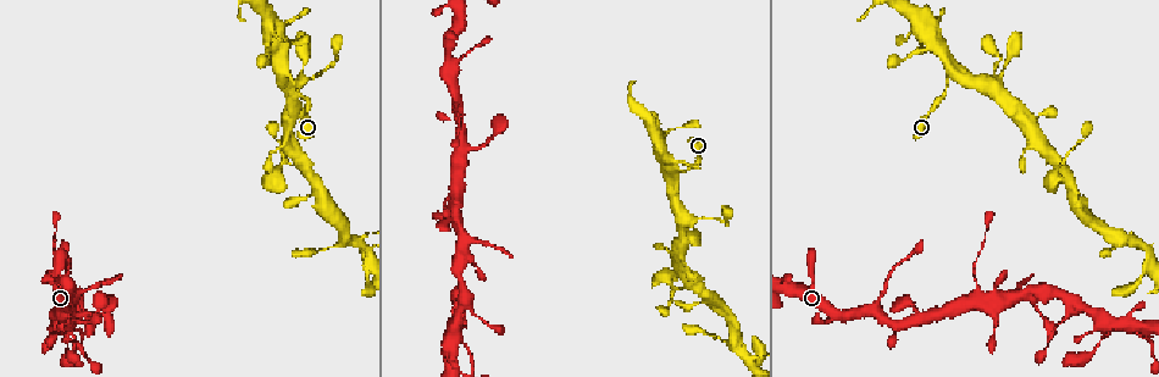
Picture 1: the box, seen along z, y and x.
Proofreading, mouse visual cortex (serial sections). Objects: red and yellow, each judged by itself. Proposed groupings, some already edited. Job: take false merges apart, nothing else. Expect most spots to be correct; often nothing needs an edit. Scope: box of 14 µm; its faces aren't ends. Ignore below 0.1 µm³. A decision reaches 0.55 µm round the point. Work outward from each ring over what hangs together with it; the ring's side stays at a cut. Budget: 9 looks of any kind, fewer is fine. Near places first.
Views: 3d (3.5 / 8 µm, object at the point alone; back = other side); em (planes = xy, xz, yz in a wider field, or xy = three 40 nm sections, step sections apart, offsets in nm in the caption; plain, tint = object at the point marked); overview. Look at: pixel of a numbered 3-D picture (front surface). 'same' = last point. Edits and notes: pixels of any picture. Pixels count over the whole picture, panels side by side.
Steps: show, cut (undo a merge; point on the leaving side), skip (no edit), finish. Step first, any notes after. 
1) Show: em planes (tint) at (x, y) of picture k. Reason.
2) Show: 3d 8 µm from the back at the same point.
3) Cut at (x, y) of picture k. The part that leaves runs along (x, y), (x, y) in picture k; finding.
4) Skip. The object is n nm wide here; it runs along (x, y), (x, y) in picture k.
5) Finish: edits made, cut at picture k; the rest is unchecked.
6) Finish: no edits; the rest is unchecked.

Show: 3d 3.5 µm from the back at (475, 314) of picture 1. Sudden change in width.

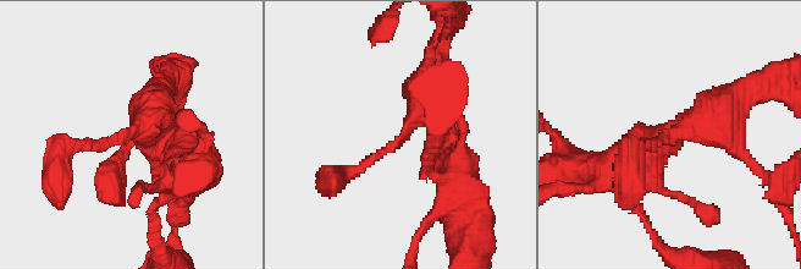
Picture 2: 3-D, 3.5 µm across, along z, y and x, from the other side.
Show: em xy step 1 (tint) at (679, 131) of picture 2. Shape alone is not enough.

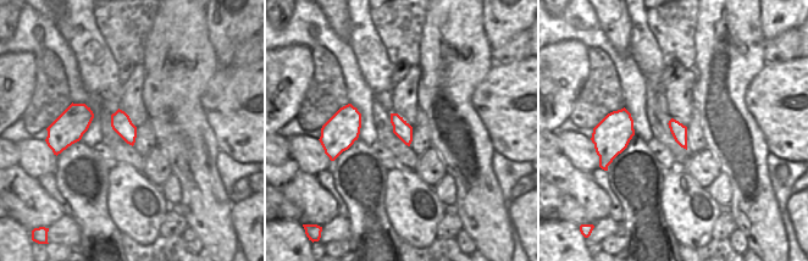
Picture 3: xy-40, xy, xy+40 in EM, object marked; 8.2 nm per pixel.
Show: em xy step 3 (tint) at the same point. Another direction.

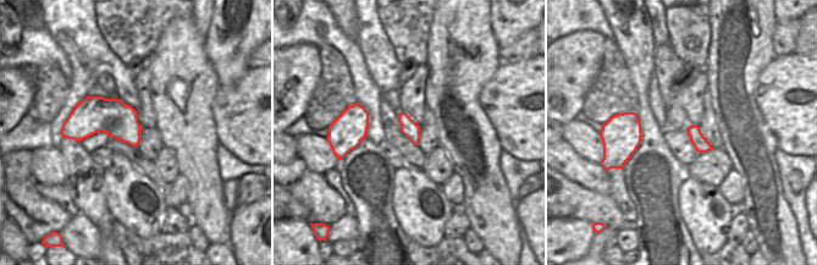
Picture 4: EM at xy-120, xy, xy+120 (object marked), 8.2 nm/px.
Skip. It runs along (435, 72), (404, 135), (341, 175) in picture 2; one cell here.

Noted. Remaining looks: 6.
Show: 3d 3.5 µm at (952, 71) of picture 1.

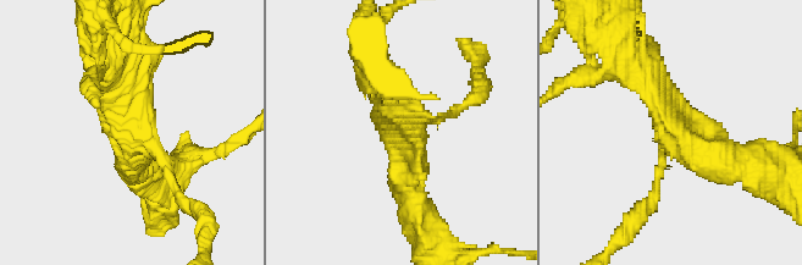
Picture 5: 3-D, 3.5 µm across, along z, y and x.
Show: em xy step 1 (tint) at (667, 137) of picture 5. 3 arms meet here; the arms are 150, 350, 450 nm wide.

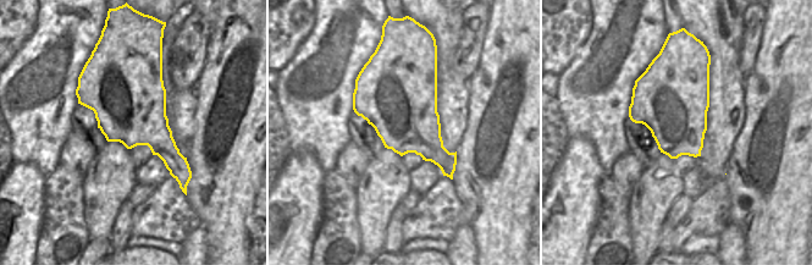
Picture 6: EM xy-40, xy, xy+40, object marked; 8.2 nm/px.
Skip. It runs along (459, 108), (407, 133), (410, 196) in picture 5; continuous, no second cell.

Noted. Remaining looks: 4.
Show: 3d 3.5 µm at (664, 282) of picture 1. Sharp bend.

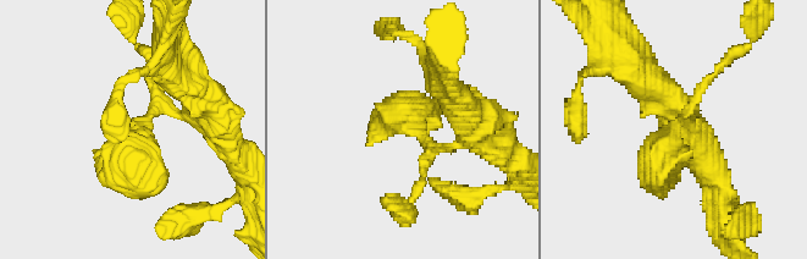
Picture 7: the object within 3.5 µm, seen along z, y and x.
Show: em xy step 1 (tint) at (407, 127) of picture 7. Need the tissue.

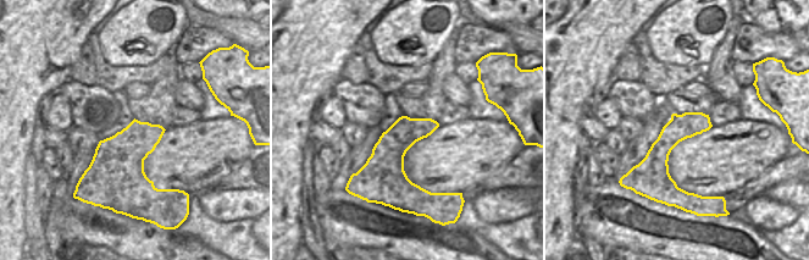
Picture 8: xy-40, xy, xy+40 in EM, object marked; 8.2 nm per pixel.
Show: em xy step 5 (tint) at the same point.

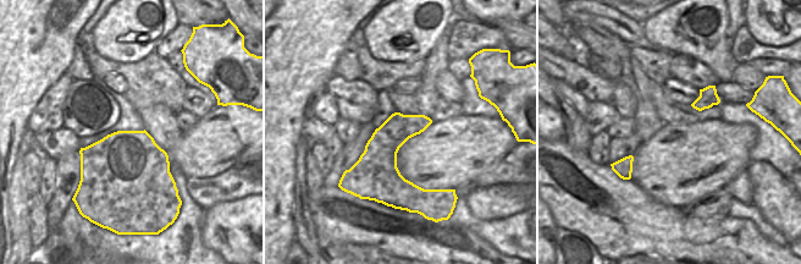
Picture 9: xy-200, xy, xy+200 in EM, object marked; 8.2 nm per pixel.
Skip. The object is 260 nm wide here; it runs along (203, 110), (161, 103), (127, 137), (161, 186) in picture 7; continuous, no second cell.

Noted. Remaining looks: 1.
Finish: no edits; the rest is unchecked.

